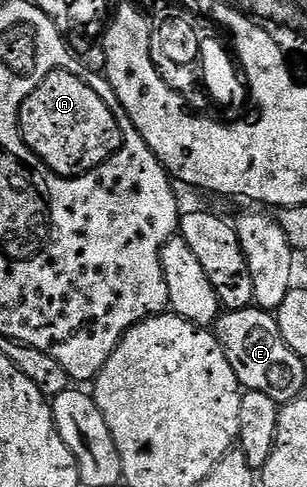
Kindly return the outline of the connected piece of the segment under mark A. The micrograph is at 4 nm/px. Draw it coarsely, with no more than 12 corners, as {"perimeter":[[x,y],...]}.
{"perimeter":[[53,71],[20,105],[28,149],[65,179],[122,148],[98,88]]}

